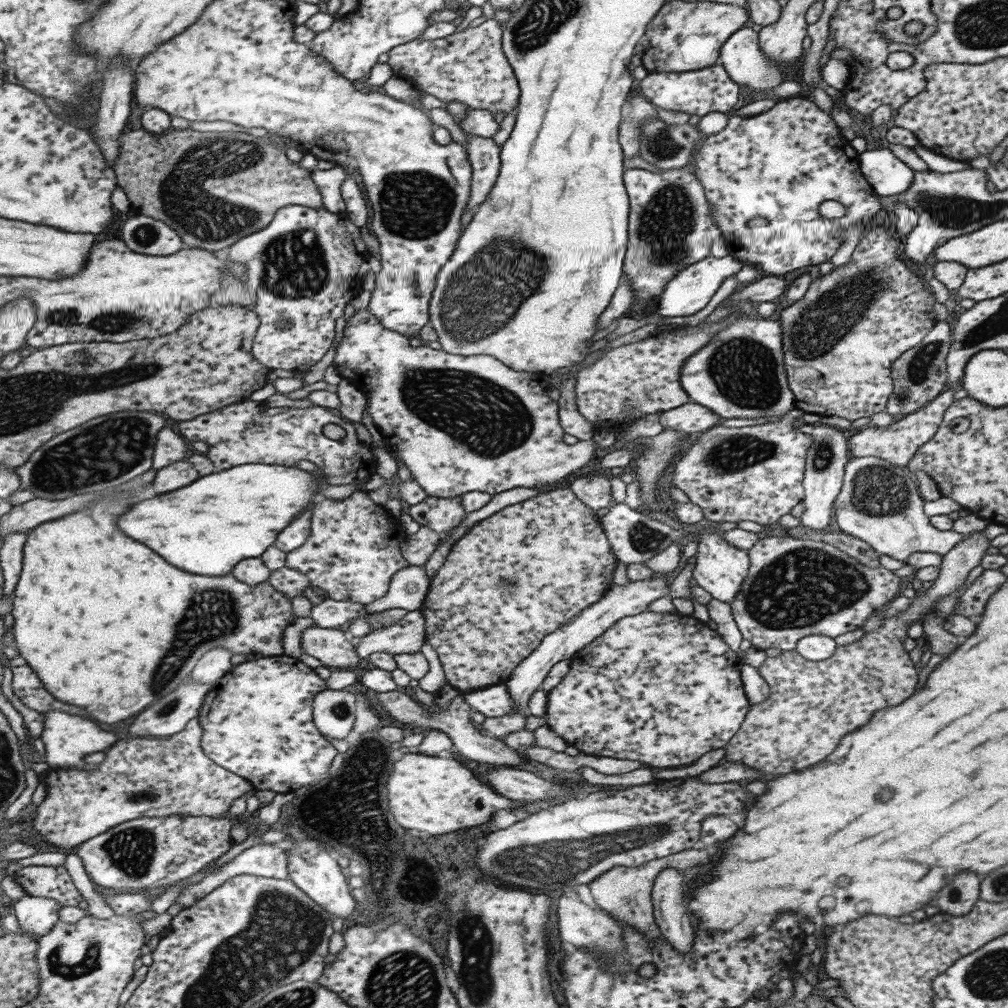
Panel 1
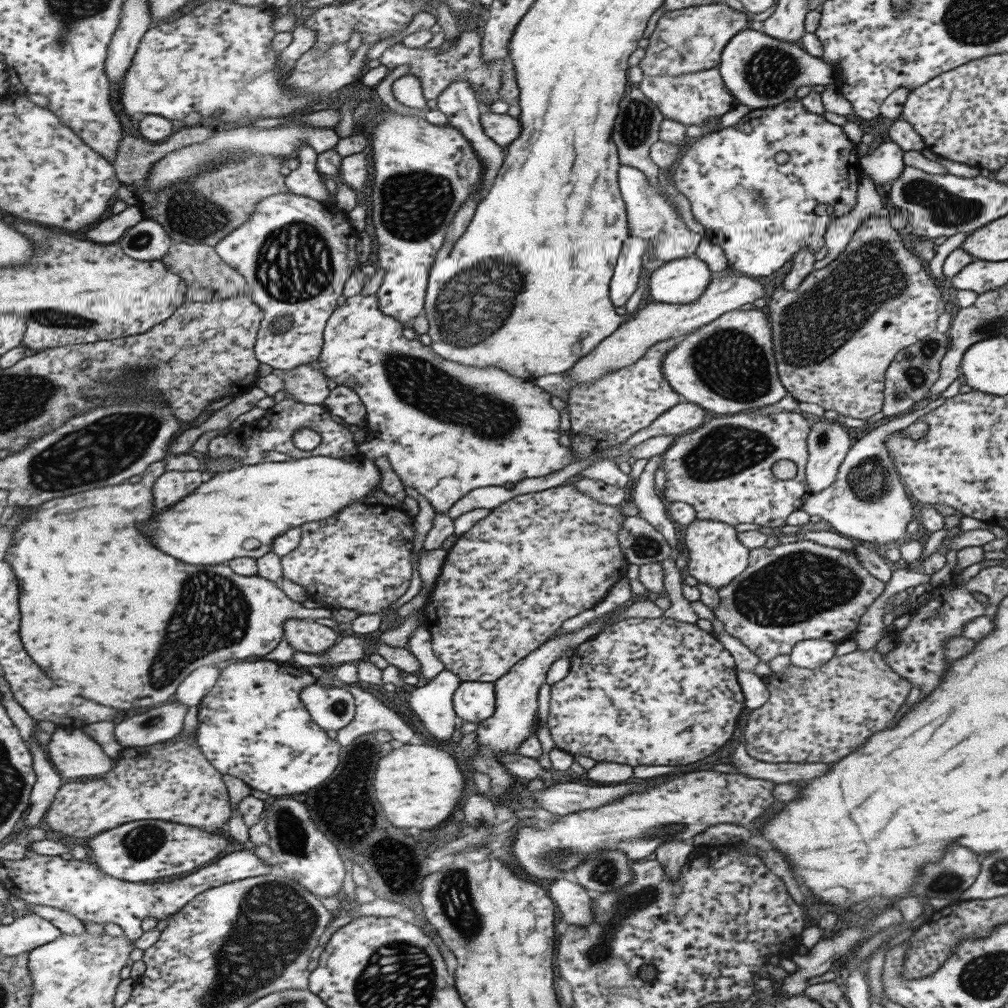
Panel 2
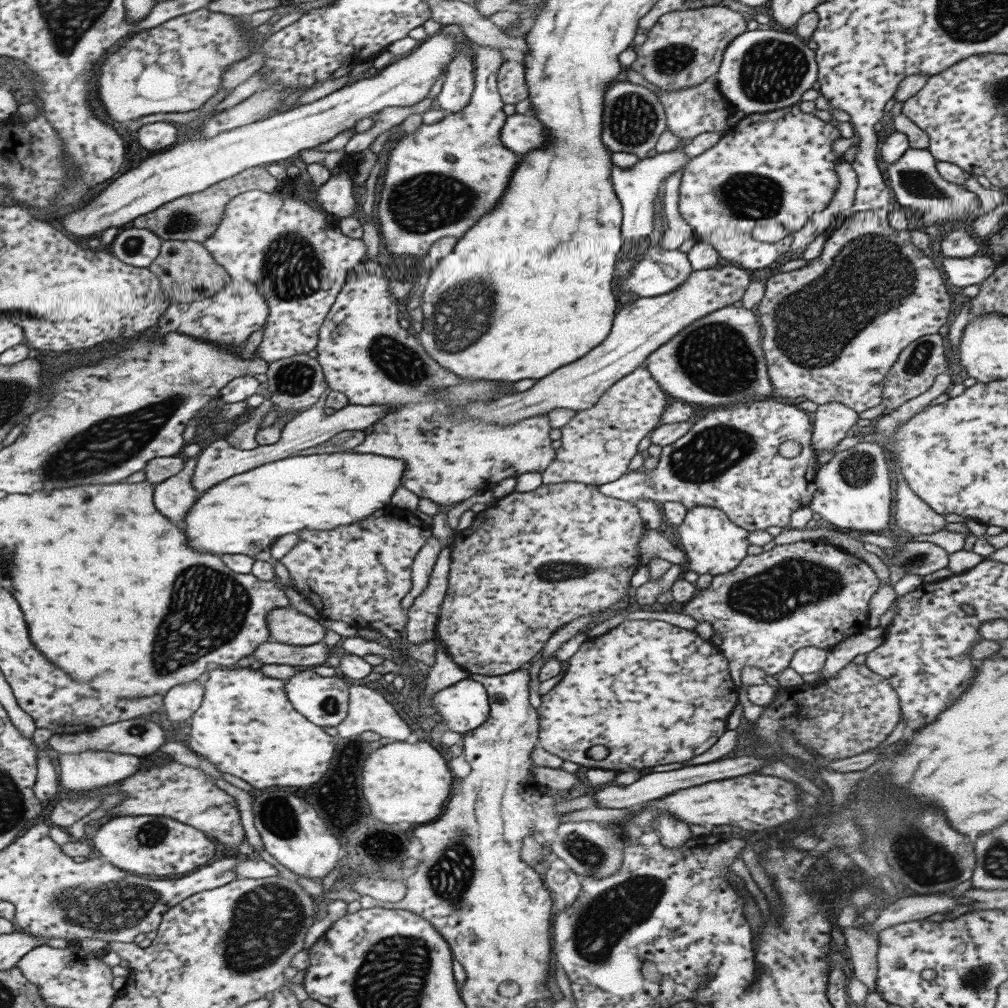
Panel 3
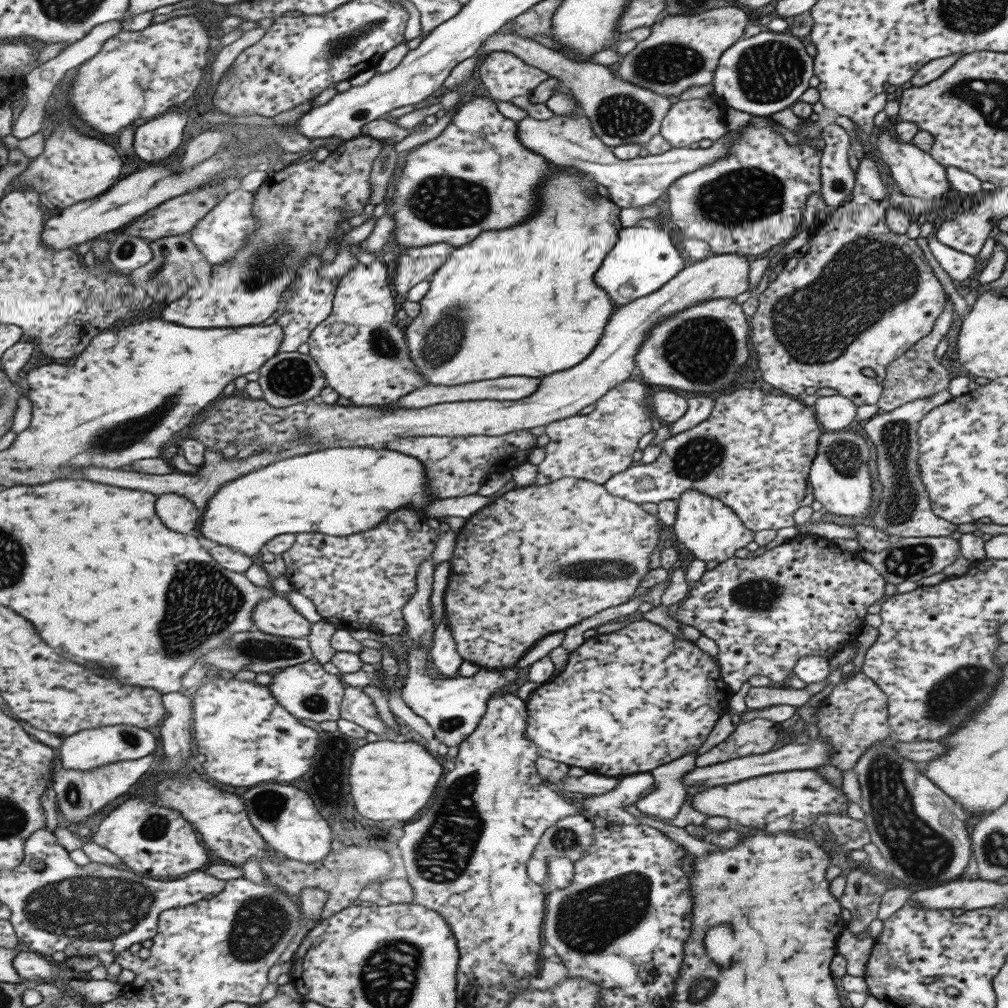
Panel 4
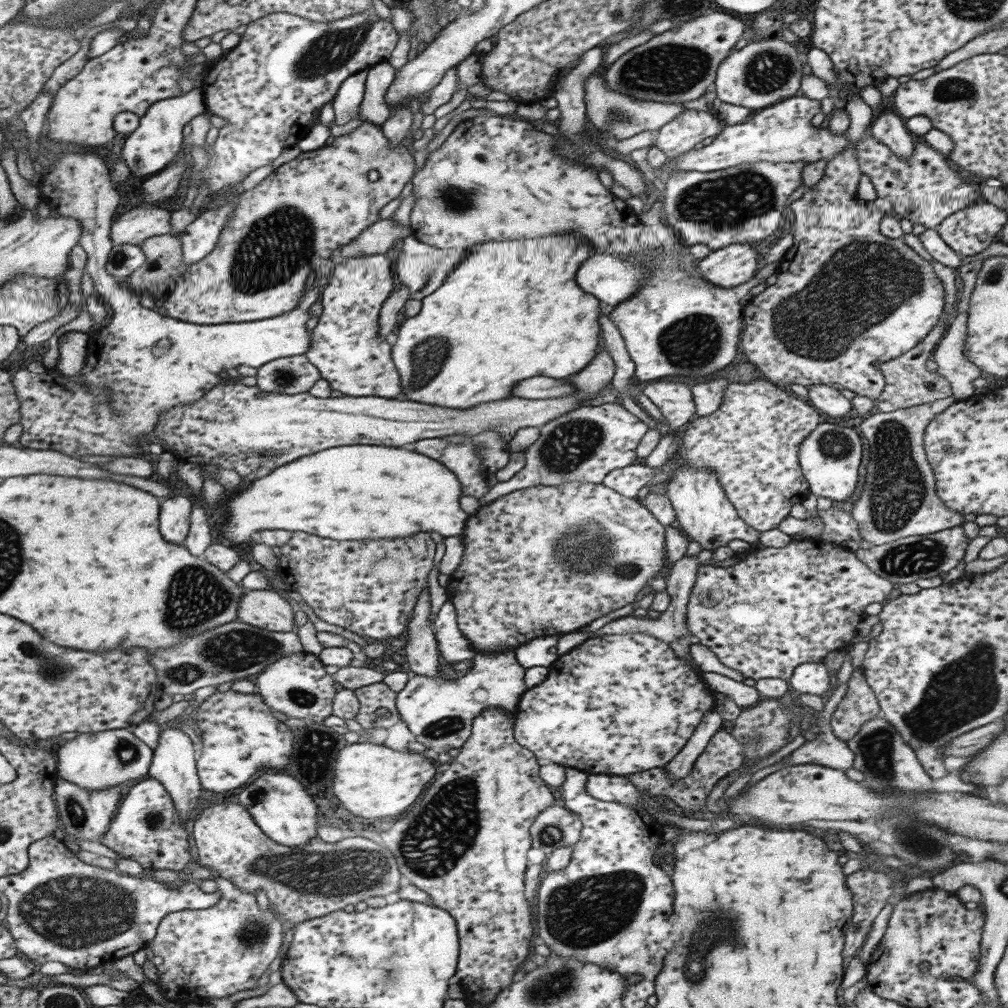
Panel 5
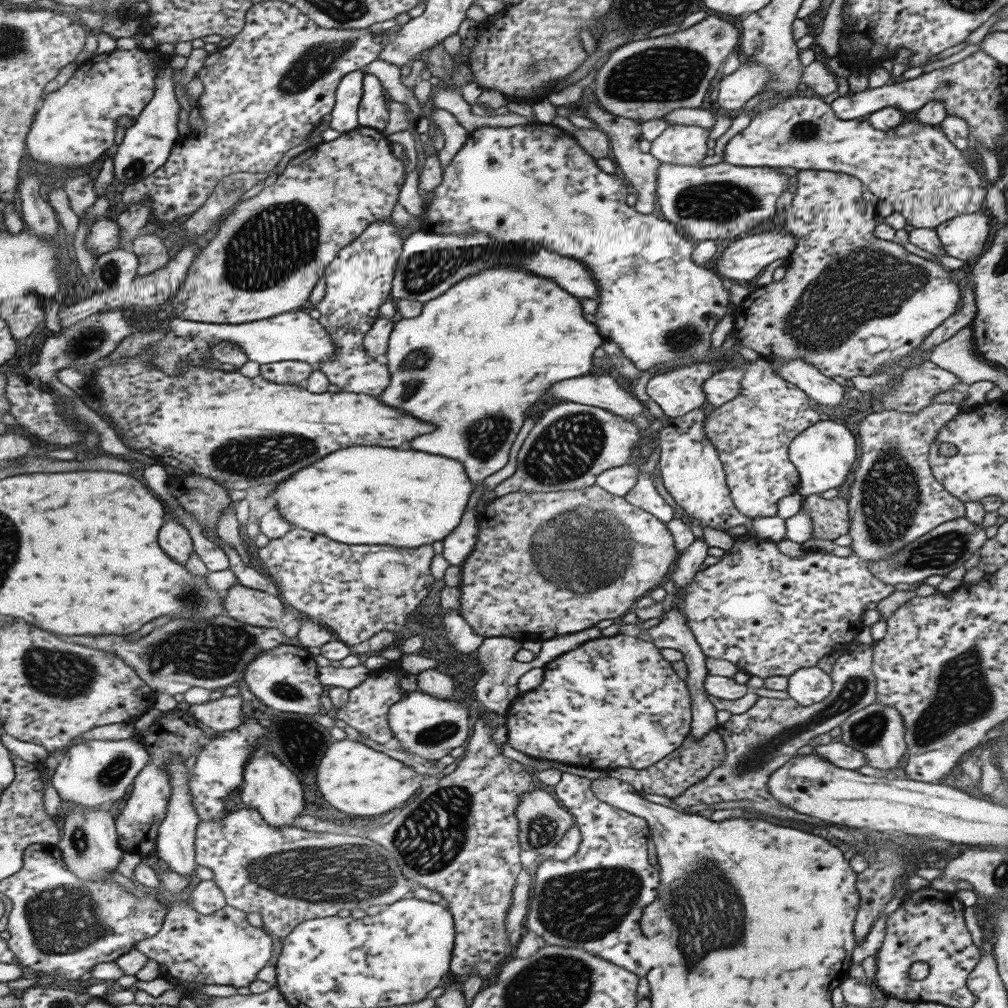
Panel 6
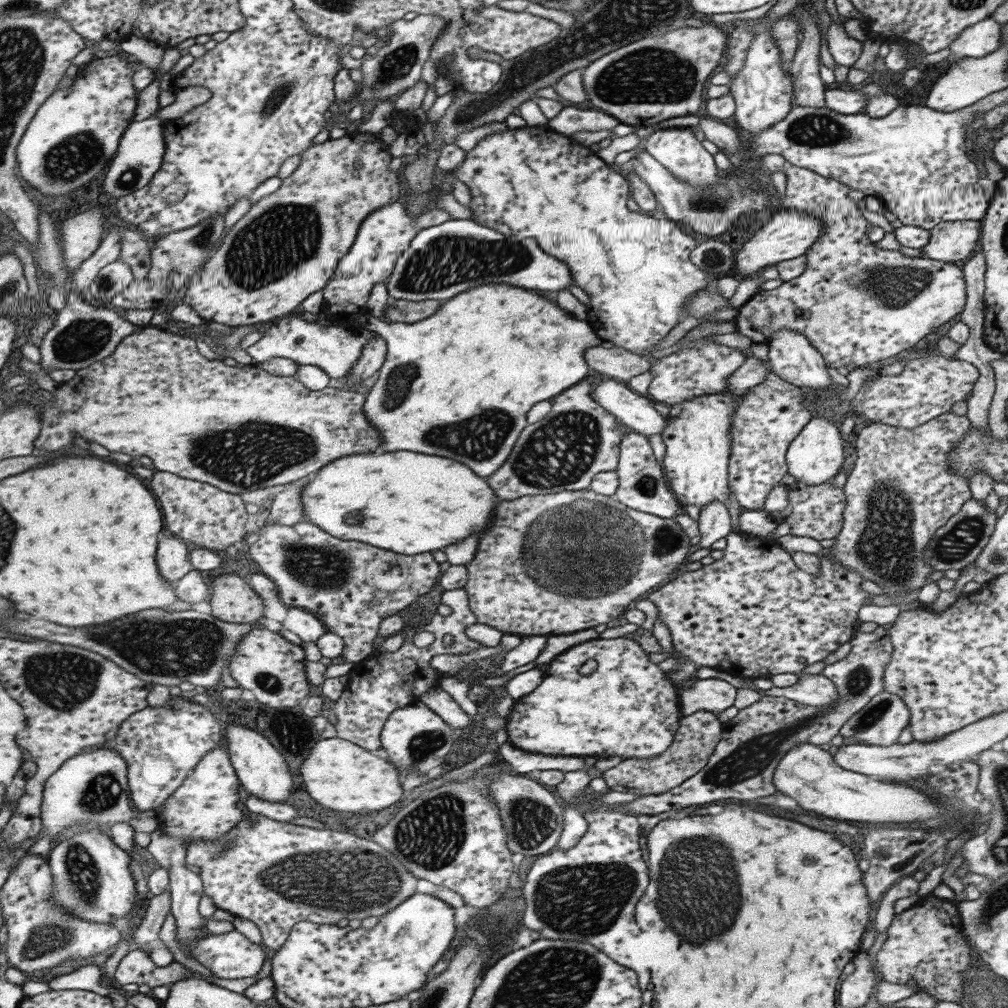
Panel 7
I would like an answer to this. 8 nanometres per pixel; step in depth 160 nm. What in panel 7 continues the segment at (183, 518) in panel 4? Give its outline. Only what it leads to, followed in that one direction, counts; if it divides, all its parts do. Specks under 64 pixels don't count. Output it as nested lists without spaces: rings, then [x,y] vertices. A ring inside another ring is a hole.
[[[162,537],[157,544],[155,564],[161,578],[175,583],[192,569],[188,554],[192,547],[177,537]]]

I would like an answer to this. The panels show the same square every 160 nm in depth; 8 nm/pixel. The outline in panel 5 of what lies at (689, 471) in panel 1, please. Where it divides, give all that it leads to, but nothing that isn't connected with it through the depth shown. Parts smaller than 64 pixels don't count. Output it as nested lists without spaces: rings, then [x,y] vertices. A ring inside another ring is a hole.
[[[755,379],[745,384],[729,383],[715,412],[692,418],[683,427],[682,443],[676,460],[667,459],[661,471],[651,469],[645,464],[631,463],[629,466],[610,470],[600,484],[617,492],[621,497],[637,500],[637,492],[643,487],[649,488],[649,494],[665,495],[667,482],[673,476],[672,470],[675,467],[705,467],[715,474],[725,498],[729,500],[737,516],[751,528],[765,532],[775,529],[777,524],[788,516],[791,506],[801,504],[810,494],[798,463],[797,449],[805,435],[811,433],[818,424],[819,412],[815,408],[797,397],[789,396],[785,388],[778,387],[767,379]]]

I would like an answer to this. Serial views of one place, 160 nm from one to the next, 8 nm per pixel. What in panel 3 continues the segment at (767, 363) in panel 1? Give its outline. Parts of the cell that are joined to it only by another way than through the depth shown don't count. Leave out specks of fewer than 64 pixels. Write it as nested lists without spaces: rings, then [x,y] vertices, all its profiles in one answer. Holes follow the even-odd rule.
[[[732,305],[722,306],[712,313],[691,321],[683,330],[651,352],[643,365],[661,390],[669,393],[673,400],[684,403],[703,404],[709,408],[711,405],[737,405],[769,399],[774,396],[774,392],[771,391],[772,386],[760,347],[761,335],[760,325],[753,310],[736,308]]]

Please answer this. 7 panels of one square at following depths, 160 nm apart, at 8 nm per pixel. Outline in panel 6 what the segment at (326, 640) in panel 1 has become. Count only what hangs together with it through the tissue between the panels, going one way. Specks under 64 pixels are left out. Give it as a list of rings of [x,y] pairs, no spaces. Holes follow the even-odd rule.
[[[237,584],[226,590],[222,604],[226,617],[258,627],[277,626],[285,606],[279,597]]]

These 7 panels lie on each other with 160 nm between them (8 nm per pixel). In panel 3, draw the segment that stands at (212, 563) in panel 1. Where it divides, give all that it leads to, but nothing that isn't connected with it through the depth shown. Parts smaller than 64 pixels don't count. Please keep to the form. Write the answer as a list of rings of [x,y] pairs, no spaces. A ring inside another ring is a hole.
[[[351,450],[267,462],[209,488],[187,512],[185,536],[197,550],[214,555],[244,554],[268,562],[269,546],[283,534],[303,528],[331,530],[359,522],[388,505],[403,472],[401,459]]]

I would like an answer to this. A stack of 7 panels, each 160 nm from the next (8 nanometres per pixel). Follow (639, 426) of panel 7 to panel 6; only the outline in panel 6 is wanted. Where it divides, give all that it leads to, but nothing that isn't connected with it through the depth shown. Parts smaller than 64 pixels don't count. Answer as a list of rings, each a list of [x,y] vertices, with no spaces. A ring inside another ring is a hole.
[[[585,374],[560,380],[544,393],[560,401],[602,408],[627,421],[646,412],[641,401],[630,392],[630,387],[622,386],[612,374],[600,376]]]

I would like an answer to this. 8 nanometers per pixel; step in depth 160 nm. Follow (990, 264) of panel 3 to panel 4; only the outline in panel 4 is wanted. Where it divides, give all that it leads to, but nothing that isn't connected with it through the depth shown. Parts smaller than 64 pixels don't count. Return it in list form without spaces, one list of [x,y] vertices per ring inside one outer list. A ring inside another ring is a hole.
[[[935,237],[927,239],[927,244],[933,258],[953,282],[960,283],[970,279],[975,268],[974,257],[941,244]]]

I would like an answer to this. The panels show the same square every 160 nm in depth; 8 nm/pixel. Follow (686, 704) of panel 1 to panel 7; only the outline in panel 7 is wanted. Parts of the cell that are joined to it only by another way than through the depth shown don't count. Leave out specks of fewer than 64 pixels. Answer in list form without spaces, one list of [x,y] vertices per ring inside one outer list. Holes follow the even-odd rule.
[[[623,636],[611,639],[589,640],[589,642],[583,642],[583,644],[577,644],[569,650],[565,650],[563,654],[557,656],[557,660],[553,660],[545,672],[543,672],[543,680],[541,684],[535,687],[533,692],[520,696],[514,699],[514,703],[510,713],[506,717],[504,728],[508,736],[508,741],[515,747],[521,750],[527,750],[527,752],[533,752],[533,754],[551,754],[551,756],[599,756],[603,757],[637,757],[637,758],[649,758],[661,754],[668,749],[669,744],[672,743],[675,729],[678,727],[680,721],[680,706],[678,703],[678,689],[670,680],[666,677],[666,673],[661,671],[657,664],[647,659],[647,653],[645,653],[641,647],[637,644],[631,636]],[[587,660],[595,660],[595,670],[589,674],[589,676],[579,676],[577,670],[579,666],[583,666]]]

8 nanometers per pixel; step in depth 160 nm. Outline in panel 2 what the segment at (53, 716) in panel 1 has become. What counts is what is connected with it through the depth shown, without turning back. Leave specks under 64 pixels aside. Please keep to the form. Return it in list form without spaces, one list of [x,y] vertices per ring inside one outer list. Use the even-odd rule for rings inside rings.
[[[55,727],[46,748],[50,763],[63,780],[99,778],[114,767],[114,759],[105,755],[100,745],[83,733],[80,727]]]

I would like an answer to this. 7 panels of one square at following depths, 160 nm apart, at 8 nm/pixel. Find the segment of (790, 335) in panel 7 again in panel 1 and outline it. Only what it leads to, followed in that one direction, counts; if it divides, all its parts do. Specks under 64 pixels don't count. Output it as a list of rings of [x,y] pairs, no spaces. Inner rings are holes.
[[[814,419],[805,421],[805,424],[796,428],[812,436],[812,445],[806,450],[804,474],[802,478],[803,498],[800,501],[803,513],[800,517],[800,525],[807,526],[811,530],[823,530],[829,524],[829,518],[833,514],[833,500],[839,494],[842,486],[844,466],[848,461],[848,439],[843,436],[839,428],[820,424]]]

